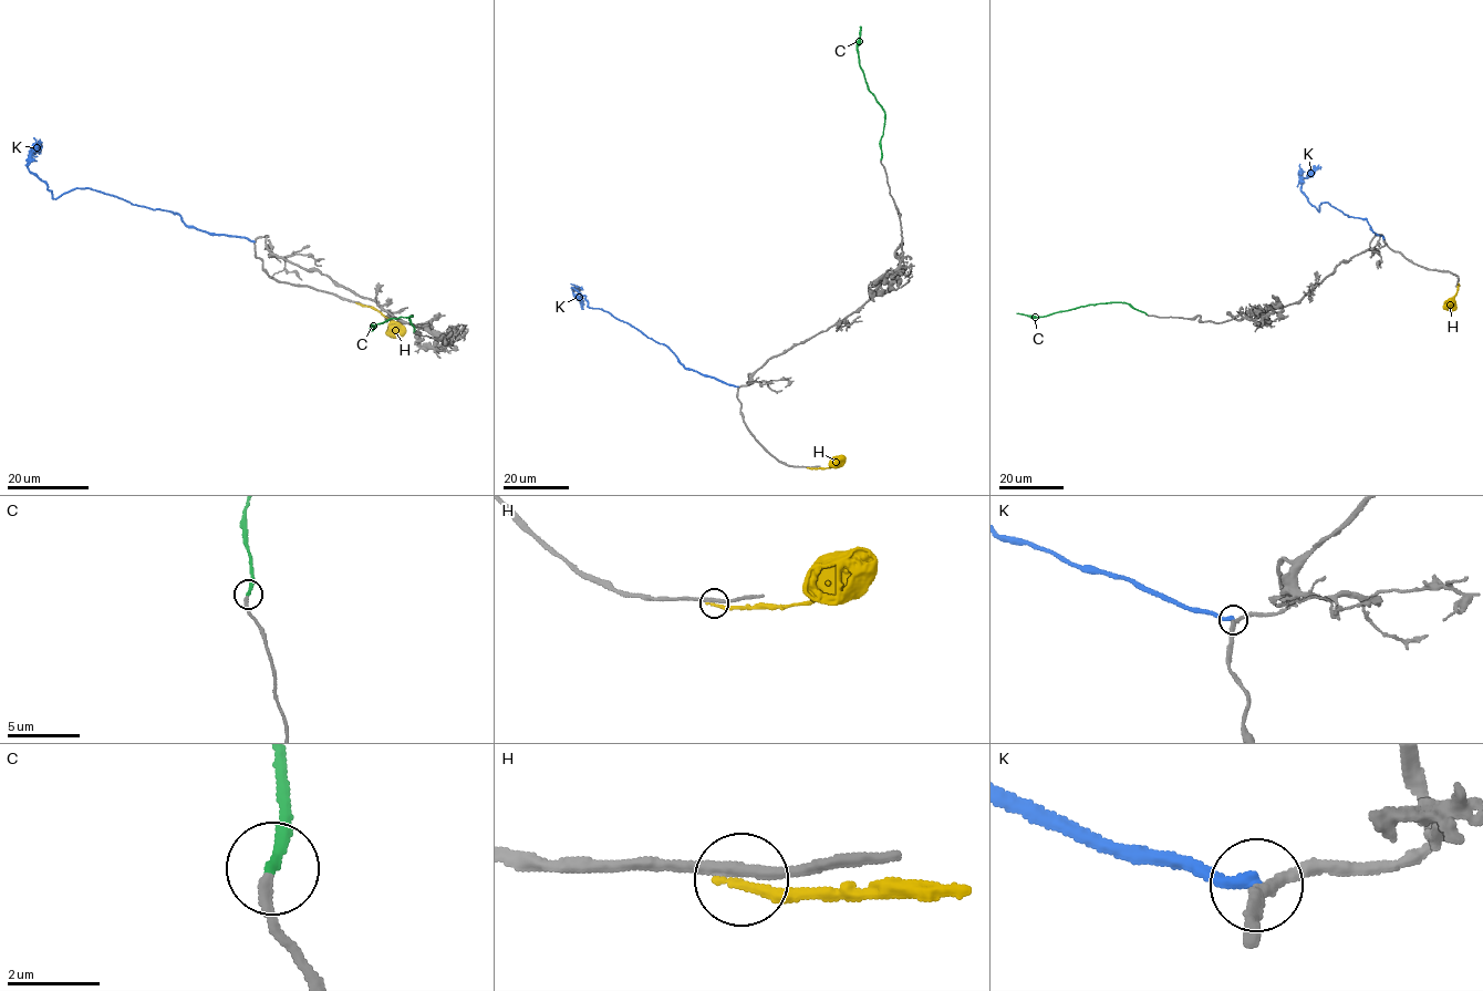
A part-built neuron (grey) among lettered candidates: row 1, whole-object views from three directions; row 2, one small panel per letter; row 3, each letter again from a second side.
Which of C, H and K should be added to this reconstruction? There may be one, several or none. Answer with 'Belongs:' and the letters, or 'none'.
Belongs: C

